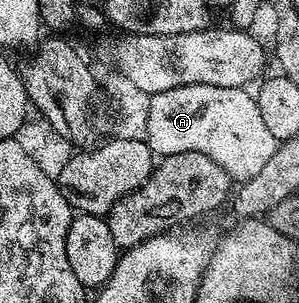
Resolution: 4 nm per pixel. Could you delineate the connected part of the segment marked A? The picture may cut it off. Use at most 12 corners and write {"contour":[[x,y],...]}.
{"contour":[[244,88],[154,93],[158,158],[199,151],[240,183],[279,142]]}

